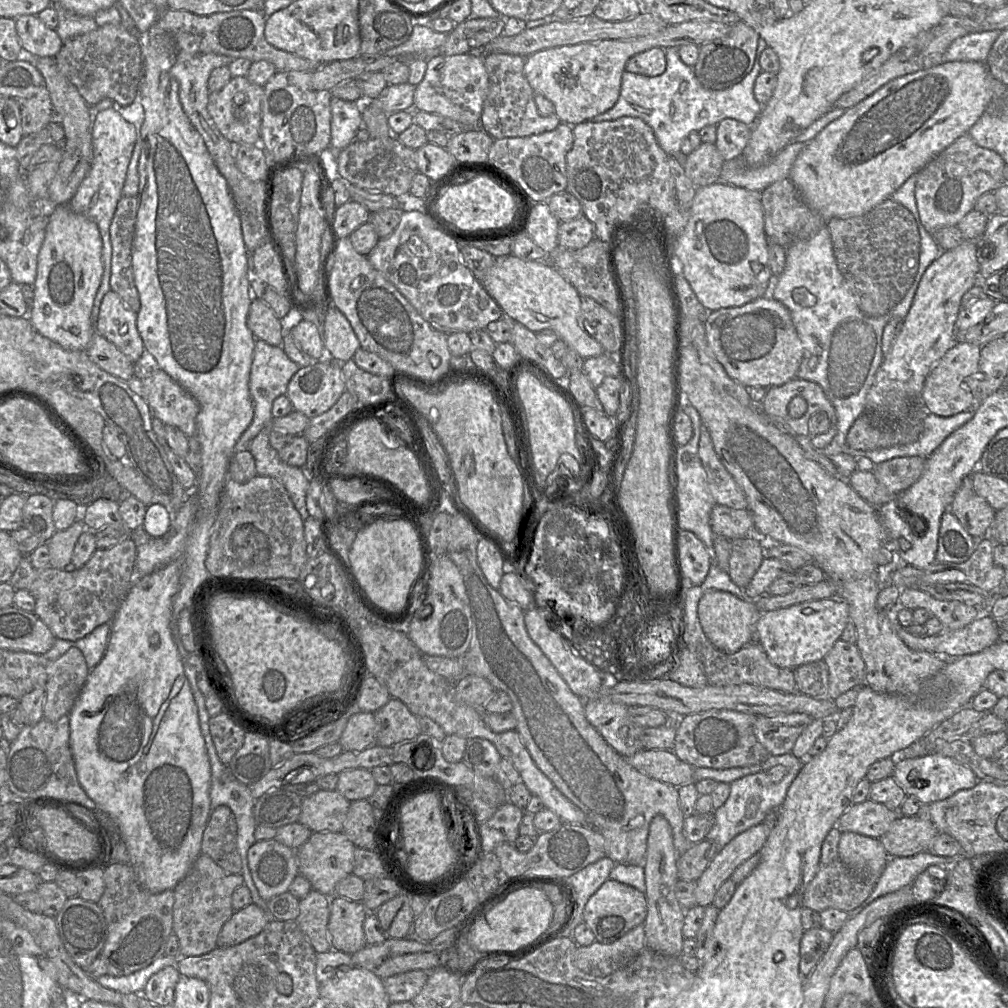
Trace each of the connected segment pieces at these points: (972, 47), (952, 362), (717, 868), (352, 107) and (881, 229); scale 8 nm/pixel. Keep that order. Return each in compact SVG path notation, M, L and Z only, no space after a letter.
M982 31L957 38L944 53L944 62L986 62L989 52L1001 31Z
M955 342L947 350L925 380L921 401L926 411L937 416L949 417L975 408L980 353L980 346L967 342Z
M763 821L738 834L712 859L706 870L696 881L696 905L712 904L720 886L728 880L735 869L748 858L760 852L771 830L773 822Z
M331 98L330 146L343 150L355 139L362 126L362 103Z
M891 198L872 210L852 218L832 218L827 222L838 268L854 294L861 311L868 316L887 314L907 294L919 268L921 238L912 213Z

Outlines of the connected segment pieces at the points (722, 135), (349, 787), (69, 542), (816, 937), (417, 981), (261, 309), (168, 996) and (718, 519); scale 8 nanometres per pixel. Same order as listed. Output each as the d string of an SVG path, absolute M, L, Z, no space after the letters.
M724 119L717 125L715 146L724 161L741 157L751 135L751 127L735 119Z
M369 769L345 770L338 774L336 791L342 794L349 802L366 800L376 790L372 772Z
M76 520L69 528L58 531L46 542L50 553L50 567L64 570L72 562L74 547L86 530L83 520Z
M823 928L806 930L800 942L799 971L807 977L815 969L818 962L829 948L834 933Z
M413 970L383 979L390 1002L412 1002L425 985L428 975L424 970Z
M253 298L247 317L247 325L255 339L273 346L282 346L282 327L273 309L263 300Z
M166 966L149 978L142 993L151 1003L170 1007L179 976L180 973L175 966Z
M716 504L711 511L710 526L716 535L730 540L756 534L753 529L753 517L747 509L733 509Z

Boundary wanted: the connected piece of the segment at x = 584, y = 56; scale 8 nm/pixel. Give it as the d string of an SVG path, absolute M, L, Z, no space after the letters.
M686 21L680 24L668 25L657 33L635 39L593 41L546 49L525 58L524 75L535 94L545 96L553 103L555 114L562 123L576 125L589 121L616 104L620 95L625 65L634 55L656 47L666 49L668 47L680 47L685 44L701 46L726 36L731 29L731 25L713 21Z

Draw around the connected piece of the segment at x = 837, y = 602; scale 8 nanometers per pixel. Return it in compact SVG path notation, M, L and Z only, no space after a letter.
M831 597L806 601L786 608L762 613L754 627L754 641L762 645L769 660L774 665L793 670L798 666L823 660L834 643L840 639L849 621L849 607L843 599Z

